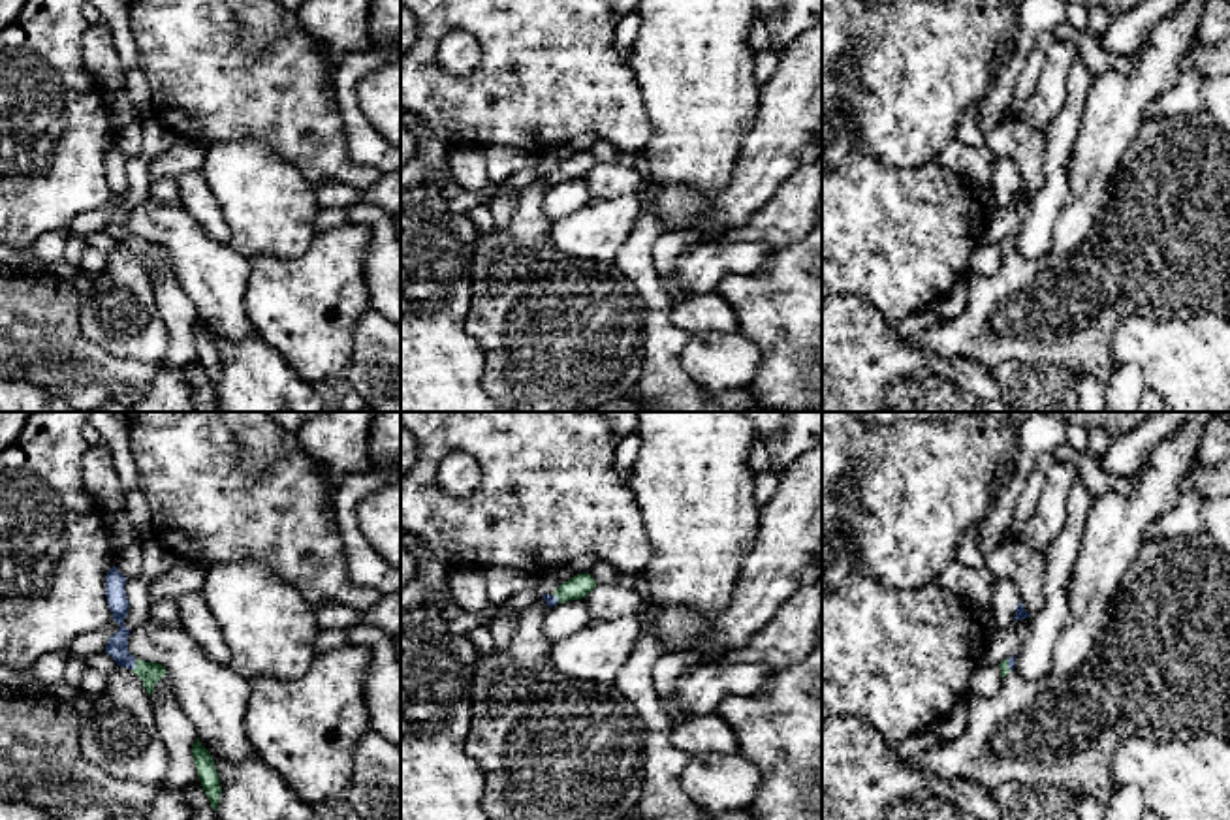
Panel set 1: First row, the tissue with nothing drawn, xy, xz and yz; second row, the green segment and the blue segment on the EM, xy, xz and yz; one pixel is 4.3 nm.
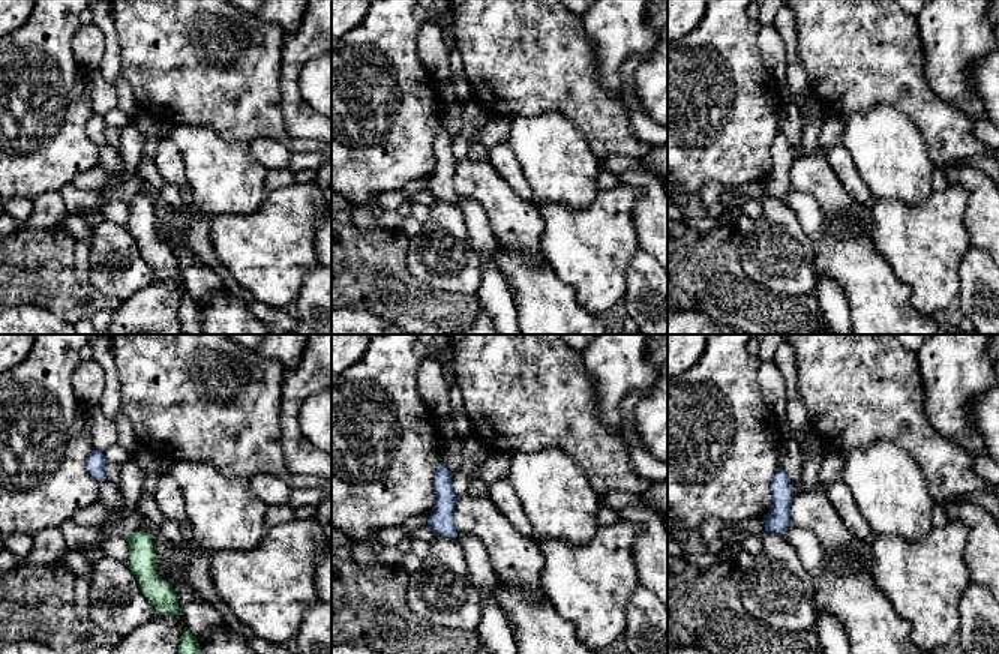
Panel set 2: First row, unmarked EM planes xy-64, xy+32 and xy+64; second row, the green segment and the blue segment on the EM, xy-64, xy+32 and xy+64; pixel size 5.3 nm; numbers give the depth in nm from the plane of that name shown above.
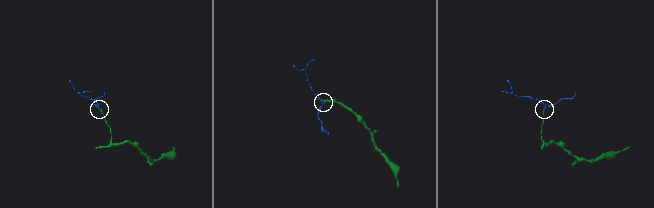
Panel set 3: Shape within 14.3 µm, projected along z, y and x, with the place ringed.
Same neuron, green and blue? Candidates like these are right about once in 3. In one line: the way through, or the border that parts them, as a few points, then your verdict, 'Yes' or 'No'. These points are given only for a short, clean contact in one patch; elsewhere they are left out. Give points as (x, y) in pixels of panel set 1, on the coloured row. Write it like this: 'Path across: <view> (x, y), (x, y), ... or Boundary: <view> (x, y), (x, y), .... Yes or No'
Path across: xy (149, 672), (136, 664), (117, 647). Yes

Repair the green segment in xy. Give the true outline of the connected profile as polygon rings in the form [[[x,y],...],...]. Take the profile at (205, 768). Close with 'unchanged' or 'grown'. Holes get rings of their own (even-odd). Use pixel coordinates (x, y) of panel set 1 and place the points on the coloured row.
[[[199,737],[192,745],[192,756],[201,786],[211,801],[213,811],[216,811],[222,794],[220,779],[214,767],[214,760],[211,758],[211,752],[199,743]]]; unchanged

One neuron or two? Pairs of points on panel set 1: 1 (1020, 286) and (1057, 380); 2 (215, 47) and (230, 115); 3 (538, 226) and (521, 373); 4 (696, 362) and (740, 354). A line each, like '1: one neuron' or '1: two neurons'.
1: two neurons
2: one neuron
3: one neuron
4: one neuron

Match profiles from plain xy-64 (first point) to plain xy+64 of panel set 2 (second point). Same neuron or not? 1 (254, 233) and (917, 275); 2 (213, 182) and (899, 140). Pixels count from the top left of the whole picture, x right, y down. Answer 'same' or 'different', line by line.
1: same
2: same

